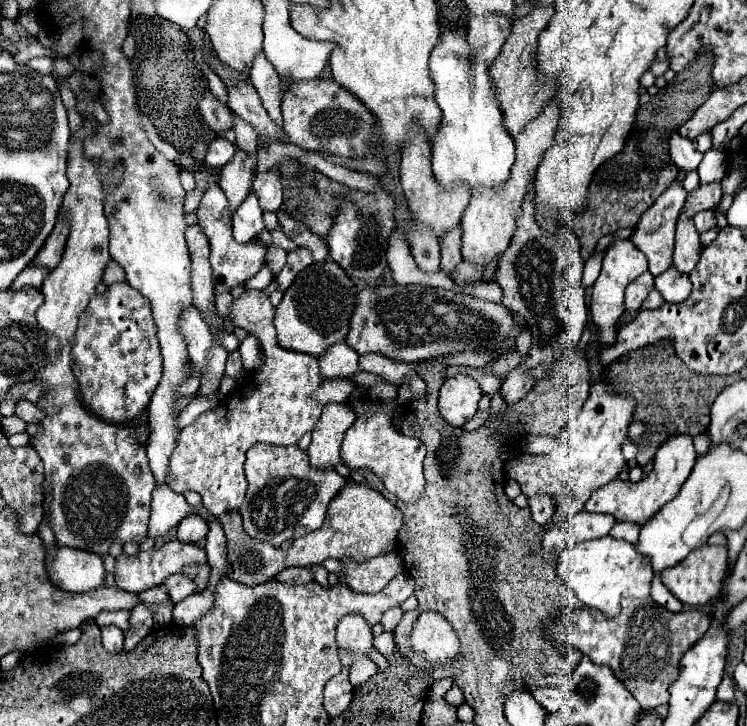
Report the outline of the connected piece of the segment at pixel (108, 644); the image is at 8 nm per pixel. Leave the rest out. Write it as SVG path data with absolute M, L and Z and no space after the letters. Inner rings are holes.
M102 626L102 646L108 654L118 654L122 652L124 646L124 632L116 626Z

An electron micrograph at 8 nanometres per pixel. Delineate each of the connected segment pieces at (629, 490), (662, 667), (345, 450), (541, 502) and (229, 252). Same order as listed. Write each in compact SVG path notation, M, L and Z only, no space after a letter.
M672 434L656 450L654 460L652 460L652 472L646 476L646 480L640 480L634 484L634 482L624 482L620 478L614 478L608 484L604 484L592 492L584 510L612 514L618 522L644 524L650 516L654 516L654 512L658 512L658 508L662 508L662 504L666 504L670 500L670 496L674 496L678 492L678 488L684 484L686 476L690 474L694 460L696 460L696 450L694 450L692 436Z
M626 598L626 600L622 600L622 612L618 614L618 616L614 616L614 618L608 618L608 616L604 616L602 612L598 612L598 610L594 610L594 608L568 608L566 612L564 612L564 616L560 616L560 618L568 618L568 636L564 636L566 640L566 646L574 646L576 650L580 650L582 654L586 654L592 662L596 662L596 664L608 664L612 670L614 670L614 674L626 684L626 688L634 694L634 698L640 702L640 706L642 706L642 710L654 710L654 708L660 708L662 704L668 704L668 698L670 698L670 686L674 684L674 680L678 678L678 672L680 672L680 660L682 660L682 656L708 632L708 628L710 628L710 616L708 614L704 614L704 612L698 612L698 610L682 610L682 612L678 612L678 614L674 614L674 612L668 612L666 608L662 608L660 604L654 604L654 600L650 600L650 598L646 598L646 600L630 600L630 598Z
M374 414L374 416L358 416L356 424L346 432L342 446L342 462L350 470L366 468L374 472L386 486L388 492L396 494L402 502L416 500L422 494L422 464L424 464L426 448L420 440L408 438L400 434L392 426L390 414Z
M538 494L538 496L530 498L530 500L528 500L528 506L530 506L530 510L532 510L534 522L540 524L540 526L548 524L548 522L552 520L554 512L556 512L554 500L552 500L552 496L548 496L548 494Z
M213 185L204 192L204 196L200 200L200 206L196 210L196 216L198 216L198 226L202 228L202 232L206 234L208 242L210 242L210 264L212 264L216 294L220 294L224 290L232 290L234 286L252 278L260 270L260 266L264 264L266 246L262 242L258 242L258 244L238 244L230 236L230 218L226 216L226 196L224 196L224 192L219 185Z

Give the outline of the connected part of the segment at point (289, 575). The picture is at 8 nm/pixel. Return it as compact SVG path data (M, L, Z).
M288 568L280 572L276 580L286 584L308 584L314 580L314 572L310 568Z

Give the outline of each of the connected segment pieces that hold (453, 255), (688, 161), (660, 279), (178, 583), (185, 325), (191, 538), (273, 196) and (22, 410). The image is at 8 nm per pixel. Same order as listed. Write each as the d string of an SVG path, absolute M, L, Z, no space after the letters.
M456 226L452 228L450 232L446 232L440 240L440 246L442 246L442 264L440 268L444 272L450 272L452 266L456 266L460 260L462 260L462 254L460 254L460 246L462 246L462 228Z
M677 131L670 134L668 144L670 144L670 156L680 170L696 170L704 158L704 154L698 152L694 144L688 138L682 138Z
M670 266L660 276L656 276L656 288L664 296L664 300L682 302L682 300L686 300L686 294L690 294L692 284L686 274L682 274L674 266Z
M174 574L174 576L170 576L170 578L164 582L164 586L166 586L166 592L168 592L168 596L170 596L172 600L184 600L186 596L194 594L194 582L188 580L184 574Z
M188 306L180 314L178 330L186 338L190 360L198 366L198 370L202 370L202 366L206 362L206 356L208 356L208 348L212 344L212 336L210 336L210 330L208 330L206 322L202 320L202 316L198 316L198 310L194 306Z
M186 516L178 524L178 540L186 544L198 544L208 532L208 524L202 516Z
M272 170L256 174L254 180L254 194L258 196L258 202L262 210L278 212L282 208L282 182L280 176Z
M22 400L22 402L18 402L18 406L16 406L16 416L20 416L24 422L32 422L32 420L40 422L40 420L44 418L44 410L40 410L38 406L34 406L34 404L28 402L28 400Z

